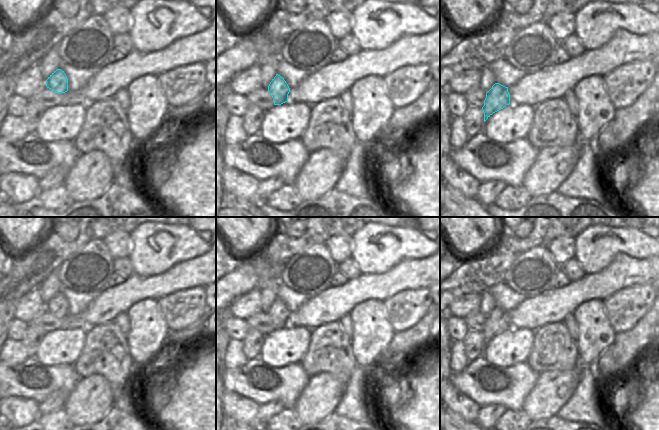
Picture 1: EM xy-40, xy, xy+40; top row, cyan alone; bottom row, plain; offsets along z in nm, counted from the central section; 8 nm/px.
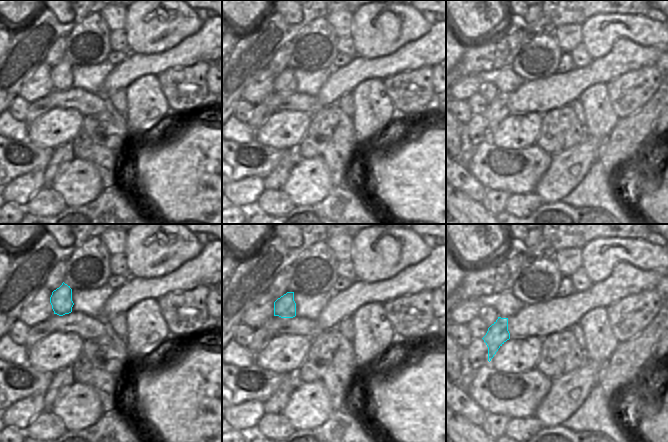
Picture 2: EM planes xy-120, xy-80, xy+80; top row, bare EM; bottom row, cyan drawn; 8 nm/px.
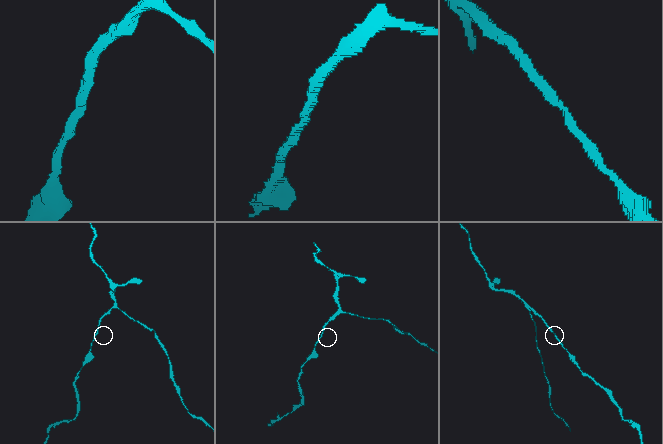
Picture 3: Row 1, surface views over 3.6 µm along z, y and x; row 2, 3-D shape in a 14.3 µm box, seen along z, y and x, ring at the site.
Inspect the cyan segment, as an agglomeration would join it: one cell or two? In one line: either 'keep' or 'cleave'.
keep

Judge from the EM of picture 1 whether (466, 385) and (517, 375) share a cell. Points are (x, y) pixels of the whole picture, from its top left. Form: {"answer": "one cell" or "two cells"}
{"answer": "one cell"}

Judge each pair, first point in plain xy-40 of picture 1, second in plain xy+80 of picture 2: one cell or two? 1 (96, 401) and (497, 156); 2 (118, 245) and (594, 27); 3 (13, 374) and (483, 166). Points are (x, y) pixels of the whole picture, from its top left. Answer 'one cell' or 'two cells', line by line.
1: two cells
2: two cells
3: one cell

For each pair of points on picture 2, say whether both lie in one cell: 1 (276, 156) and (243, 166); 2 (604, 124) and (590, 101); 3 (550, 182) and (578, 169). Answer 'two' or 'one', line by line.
1: one
2: one
3: one

